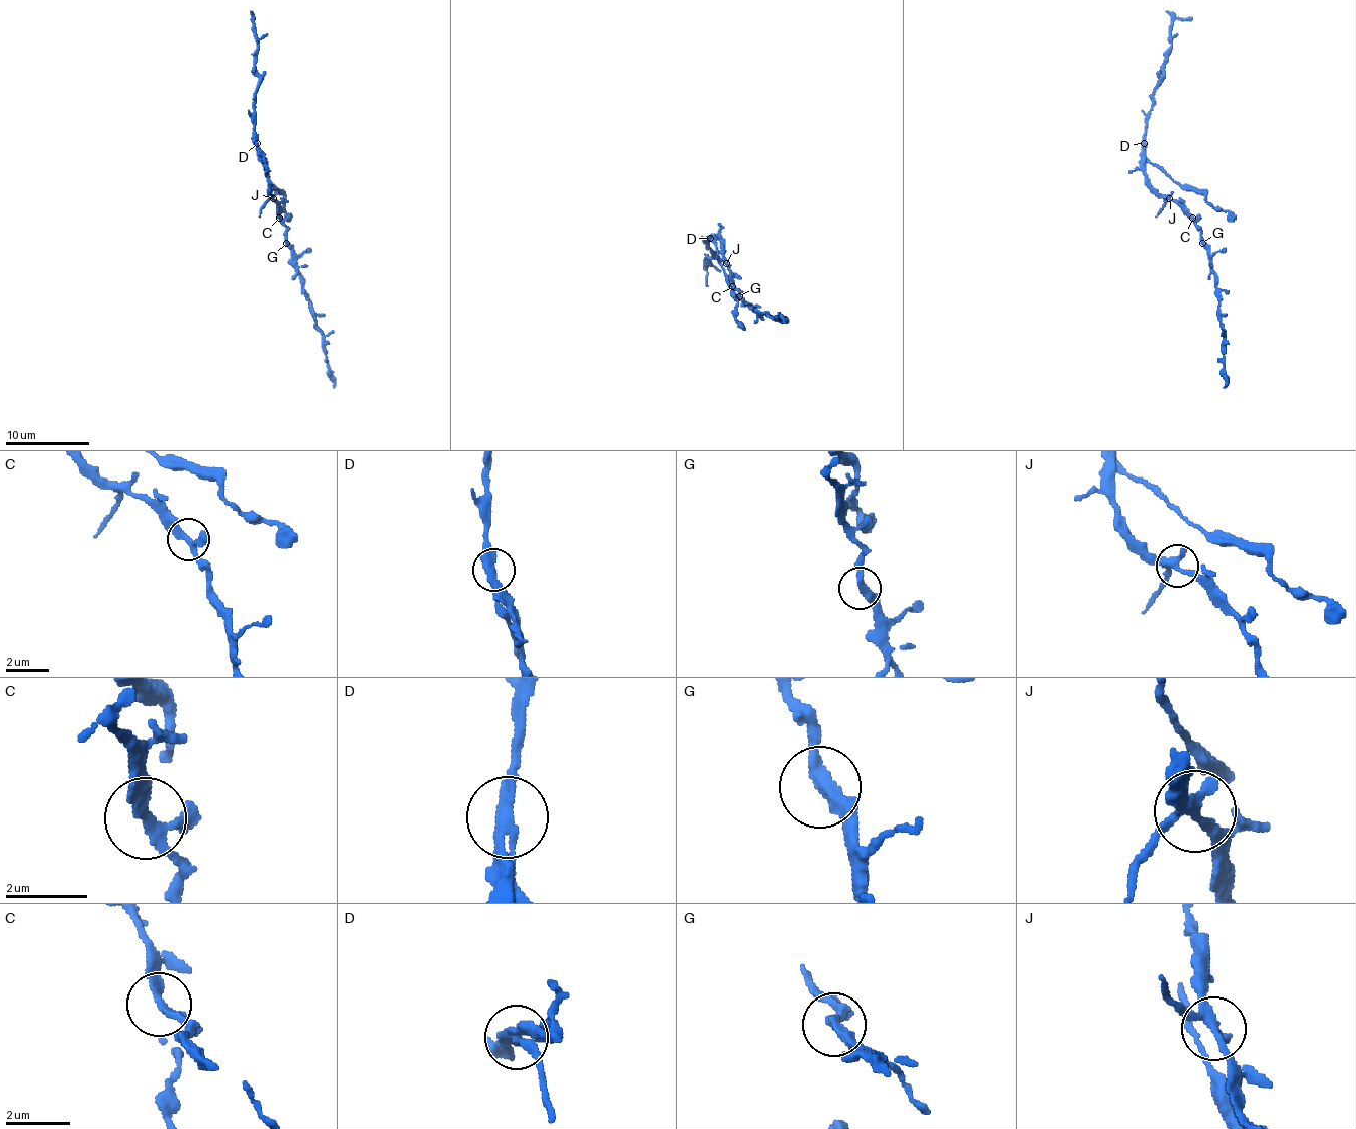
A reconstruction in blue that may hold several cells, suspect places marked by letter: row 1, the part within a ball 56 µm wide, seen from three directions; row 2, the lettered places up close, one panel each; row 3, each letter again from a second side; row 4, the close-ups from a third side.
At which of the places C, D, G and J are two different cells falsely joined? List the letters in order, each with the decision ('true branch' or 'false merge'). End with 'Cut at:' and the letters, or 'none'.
C: true branch
D: false merge
G: true branch
J: true branch
Cut at: D

